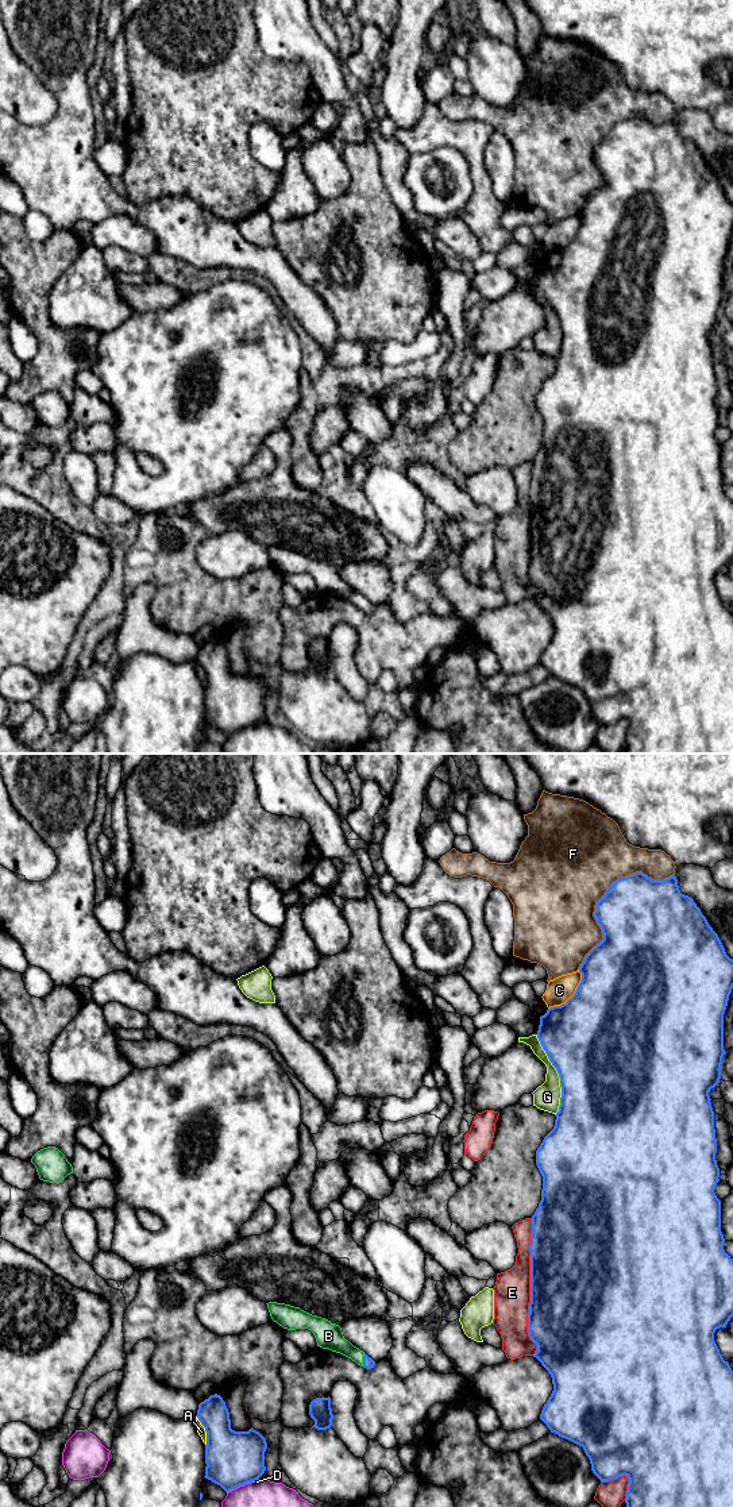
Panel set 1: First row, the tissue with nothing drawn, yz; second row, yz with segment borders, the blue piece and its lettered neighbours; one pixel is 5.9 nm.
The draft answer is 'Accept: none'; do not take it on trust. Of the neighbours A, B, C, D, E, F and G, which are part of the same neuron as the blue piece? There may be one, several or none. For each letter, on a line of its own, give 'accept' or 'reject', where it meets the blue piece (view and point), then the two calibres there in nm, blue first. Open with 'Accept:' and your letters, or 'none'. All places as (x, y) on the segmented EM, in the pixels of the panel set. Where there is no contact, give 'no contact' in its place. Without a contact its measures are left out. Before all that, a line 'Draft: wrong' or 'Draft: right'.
Draft: wrong
Accept: B
A: reject; meets blue in yz at (205, 1430); 320 nm thick on the blue side, 50 nm on the other
B: accept; meets blue in yz at (363, 1360); 70 nm thick on the blue side, 160 nm on the other
C: reject; meets blue in yz at (574, 994); 500 nm thick on the blue side, 150 nm on the other
D: reject; meets blue in yz at (242, 1484); 320 nm thick on the blue side, 160 nm on the other
E: reject; meets blue in yz at (531, 1287); 500 nm thick on the blue side, 220 nm on the other
F: reject; meets blue in yz at (604, 895); 480 nm thick on the blue side, 500 nm on the other
G: reject; meets blue in yz at (559, 1075); 500 nm thick on the blue side, 160 nm on the other

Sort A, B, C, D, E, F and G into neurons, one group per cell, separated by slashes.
A / B / C / D / E / F / G

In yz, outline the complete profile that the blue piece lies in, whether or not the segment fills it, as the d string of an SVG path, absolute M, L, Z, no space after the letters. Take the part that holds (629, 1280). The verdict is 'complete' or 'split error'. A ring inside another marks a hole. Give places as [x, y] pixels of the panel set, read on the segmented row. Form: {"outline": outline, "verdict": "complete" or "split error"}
{"outline": "M636 872L617 879L597 902L594 917L602 929L603 940L597 944L585 957L579 967L582 980L575 994L563 1005L553 1006L540 1017L537 1038L545 1051L549 1061L556 1068L560 1078L562 1098L559 1111L556 1113L553 1129L544 1137L536 1151L536 1165L543 1176L541 1200L532 1215L531 1234L531 1303L528 1314L528 1333L537 1345L533 1354L552 1377L553 1391L544 1404L540 1419L547 1425L551 1433L558 1434L583 1448L590 1460L593 1473L602 1481L609 1481L620 1476L629 1479L626 1491L626 1507L733 1507L733 1371L724 1360L714 1341L714 1333L720 1327L726 1327L733 1317L733 1259L724 1249L724 1234L721 1232L721 1200L714 1190L720 1182L720 1168L717 1165L717 1138L714 1129L714 1111L711 1107L710 1090L718 1086L721 1079L721 1064L725 1055L724 1049L724 1014L728 1006L729 995L733 988L733 959L730 959L718 937L709 925L706 917L697 906L694 899L680 893L675 874L663 880L653 880L643 872Z", "verdict": "complete"}

